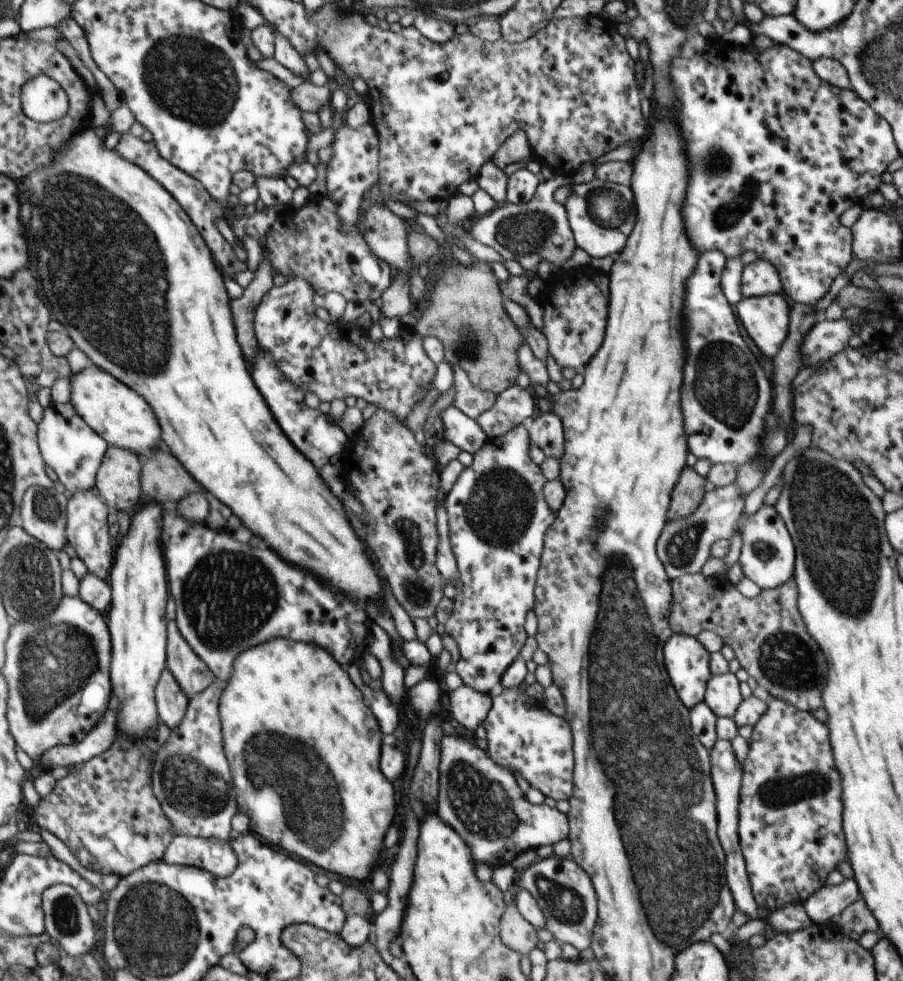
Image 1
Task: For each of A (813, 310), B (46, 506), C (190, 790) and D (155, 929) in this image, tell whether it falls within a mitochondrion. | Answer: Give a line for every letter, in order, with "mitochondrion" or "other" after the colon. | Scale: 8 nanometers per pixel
A: other
B: mitochondrion
C: mitochondrion
D: mitochondrion

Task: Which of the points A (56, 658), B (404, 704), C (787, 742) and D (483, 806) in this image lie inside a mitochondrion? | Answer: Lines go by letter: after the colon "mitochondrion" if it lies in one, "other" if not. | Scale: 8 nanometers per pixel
A: mitochondrion
B: other
C: other
D: mitochondrion

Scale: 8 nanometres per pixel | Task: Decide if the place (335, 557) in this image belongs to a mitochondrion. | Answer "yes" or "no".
no

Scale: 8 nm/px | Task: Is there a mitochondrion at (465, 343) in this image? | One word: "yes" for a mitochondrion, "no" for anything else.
yes

